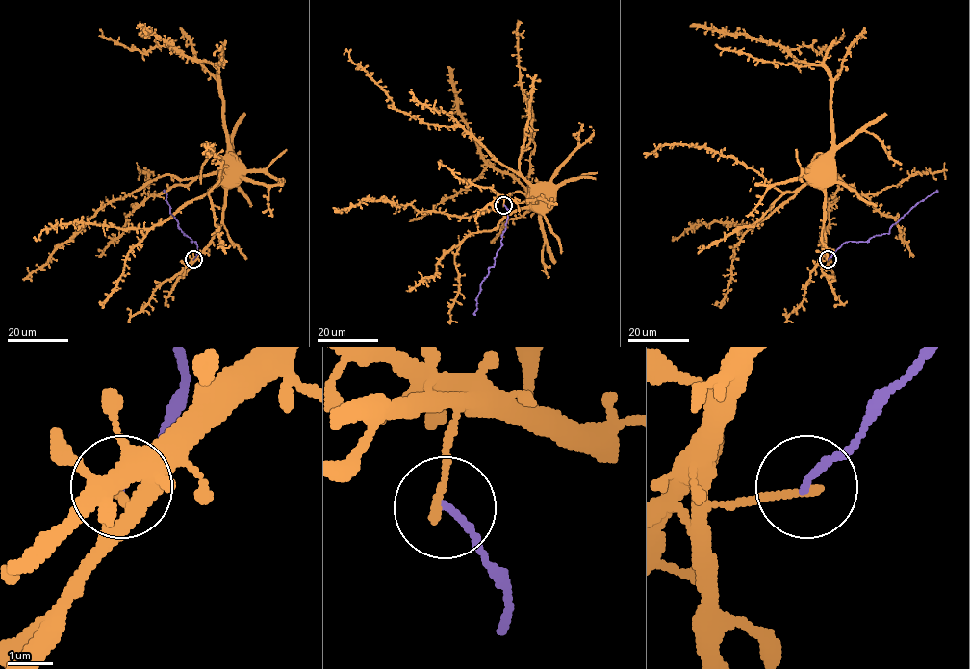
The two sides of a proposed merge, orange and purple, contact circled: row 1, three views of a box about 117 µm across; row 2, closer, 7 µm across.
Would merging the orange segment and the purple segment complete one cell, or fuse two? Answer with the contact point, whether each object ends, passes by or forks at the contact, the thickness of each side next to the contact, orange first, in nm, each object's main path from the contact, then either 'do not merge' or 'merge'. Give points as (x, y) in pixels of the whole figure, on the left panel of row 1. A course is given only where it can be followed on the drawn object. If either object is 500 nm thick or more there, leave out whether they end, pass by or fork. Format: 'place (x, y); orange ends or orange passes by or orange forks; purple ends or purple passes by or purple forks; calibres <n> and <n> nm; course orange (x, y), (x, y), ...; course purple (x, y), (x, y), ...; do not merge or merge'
place (193, 259); orange ends; purple ends; calibres 190 and 150 nm; course orange (193, 259), (220, 225), (225, 166), (232, 163); course purple (193, 259), (198, 253), (196, 243), (191, 242), (178, 225), (164, 191); do not merge

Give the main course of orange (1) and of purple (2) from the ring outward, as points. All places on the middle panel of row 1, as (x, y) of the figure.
1: (503, 205), (505, 197), (536, 204), (536, 198), (543, 192)
2: (503, 205), (508, 211), (506, 229), (495, 265), (488, 269), (488, 275), (480, 284), (473, 315)

